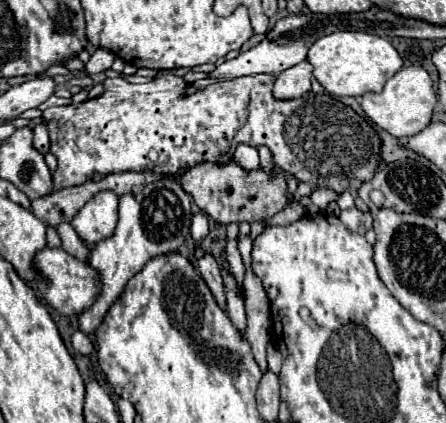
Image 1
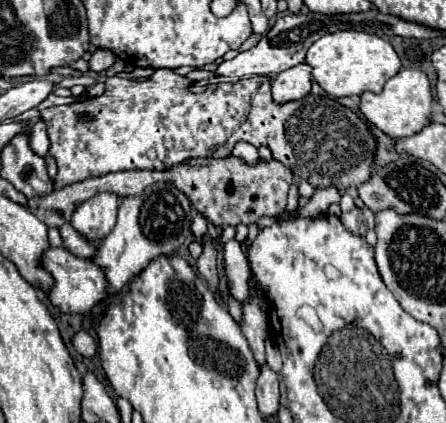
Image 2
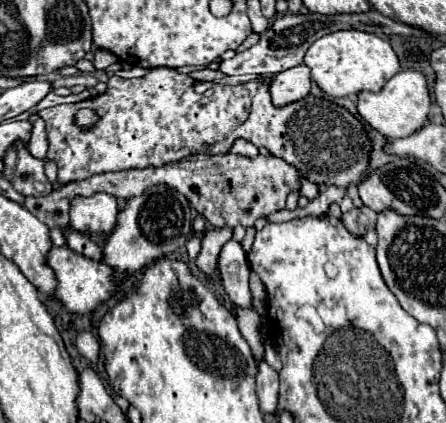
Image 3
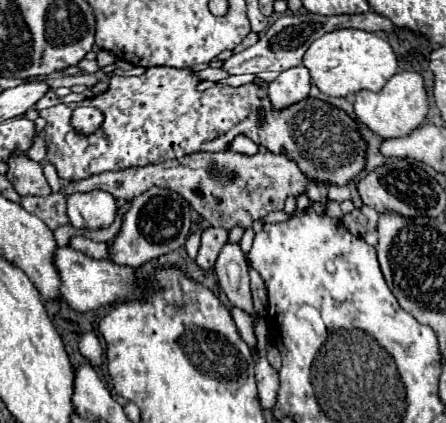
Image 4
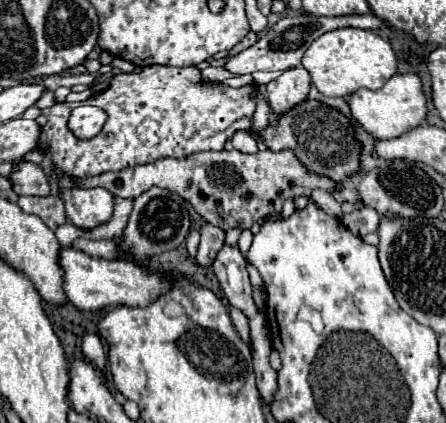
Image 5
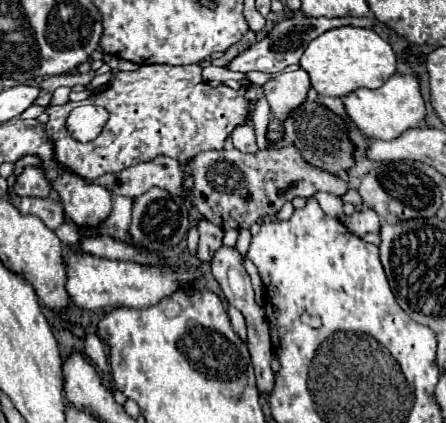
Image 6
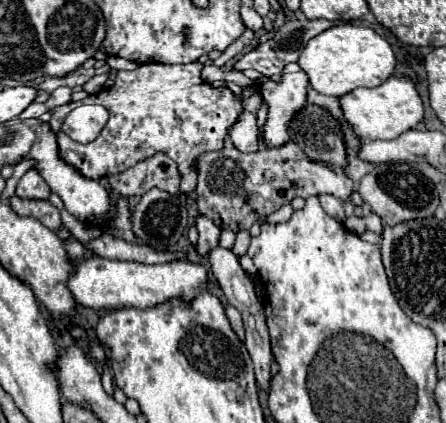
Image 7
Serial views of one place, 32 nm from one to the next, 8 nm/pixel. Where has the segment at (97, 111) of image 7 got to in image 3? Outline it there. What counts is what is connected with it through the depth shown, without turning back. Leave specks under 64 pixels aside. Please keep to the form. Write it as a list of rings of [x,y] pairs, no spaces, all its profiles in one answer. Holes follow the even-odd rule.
[[[88,108],[78,110],[75,115],[75,124],[82,128],[92,128],[98,120],[100,120],[100,116],[96,116],[96,112],[92,112]]]

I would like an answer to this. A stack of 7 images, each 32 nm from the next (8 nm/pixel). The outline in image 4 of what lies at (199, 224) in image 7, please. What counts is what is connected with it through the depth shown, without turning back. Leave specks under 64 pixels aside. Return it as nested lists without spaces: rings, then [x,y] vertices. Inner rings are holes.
[[[204,228],[202,230],[202,244],[196,256],[196,264],[204,270],[210,270],[216,262],[216,256],[220,252],[220,248],[226,244],[228,240],[228,230],[224,228]]]

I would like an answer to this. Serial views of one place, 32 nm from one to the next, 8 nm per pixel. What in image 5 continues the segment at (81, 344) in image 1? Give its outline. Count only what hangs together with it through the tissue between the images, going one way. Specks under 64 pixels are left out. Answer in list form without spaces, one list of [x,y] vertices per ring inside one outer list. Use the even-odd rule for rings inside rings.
[[[86,334],[84,336],[82,352],[96,368],[100,368],[100,370],[106,369],[107,356],[104,354],[104,346],[102,346],[98,334]]]

